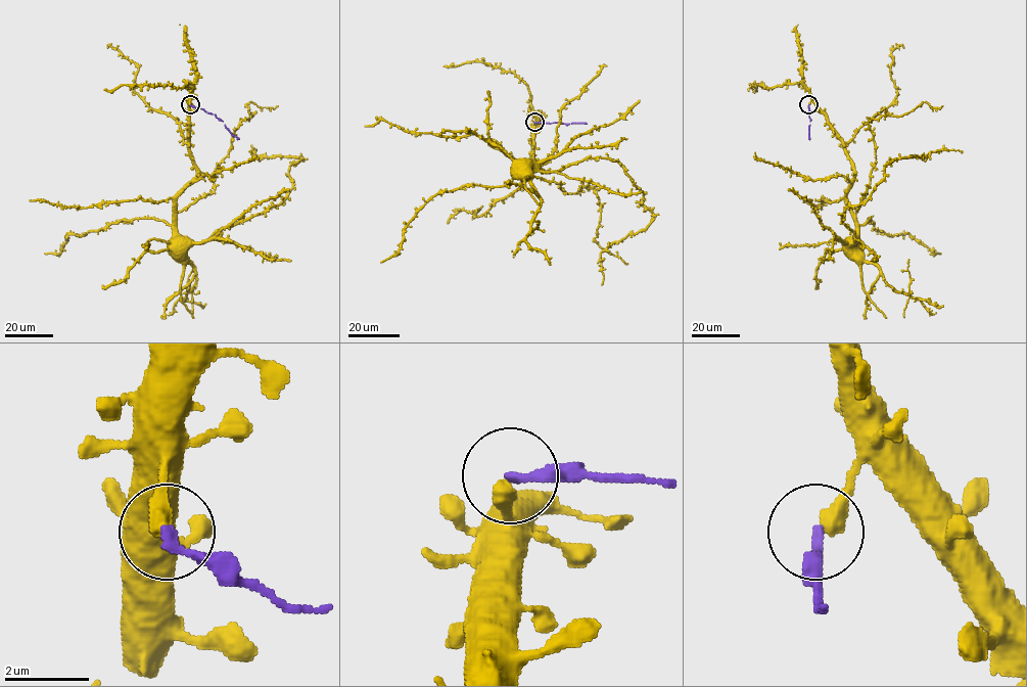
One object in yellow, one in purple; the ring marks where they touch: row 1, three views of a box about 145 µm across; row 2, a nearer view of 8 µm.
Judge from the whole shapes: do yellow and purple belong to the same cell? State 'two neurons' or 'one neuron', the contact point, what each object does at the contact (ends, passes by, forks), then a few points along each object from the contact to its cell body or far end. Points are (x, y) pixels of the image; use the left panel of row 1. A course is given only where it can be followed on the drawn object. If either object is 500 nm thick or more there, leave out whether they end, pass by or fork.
two neurons | (190, 104) | yellow ends | purple ends | yellow via (189, 104), (189, 154), (196, 171), (195, 178), (176, 197), (176, 239) | purple via (190, 104), (215, 113), (239, 139)

